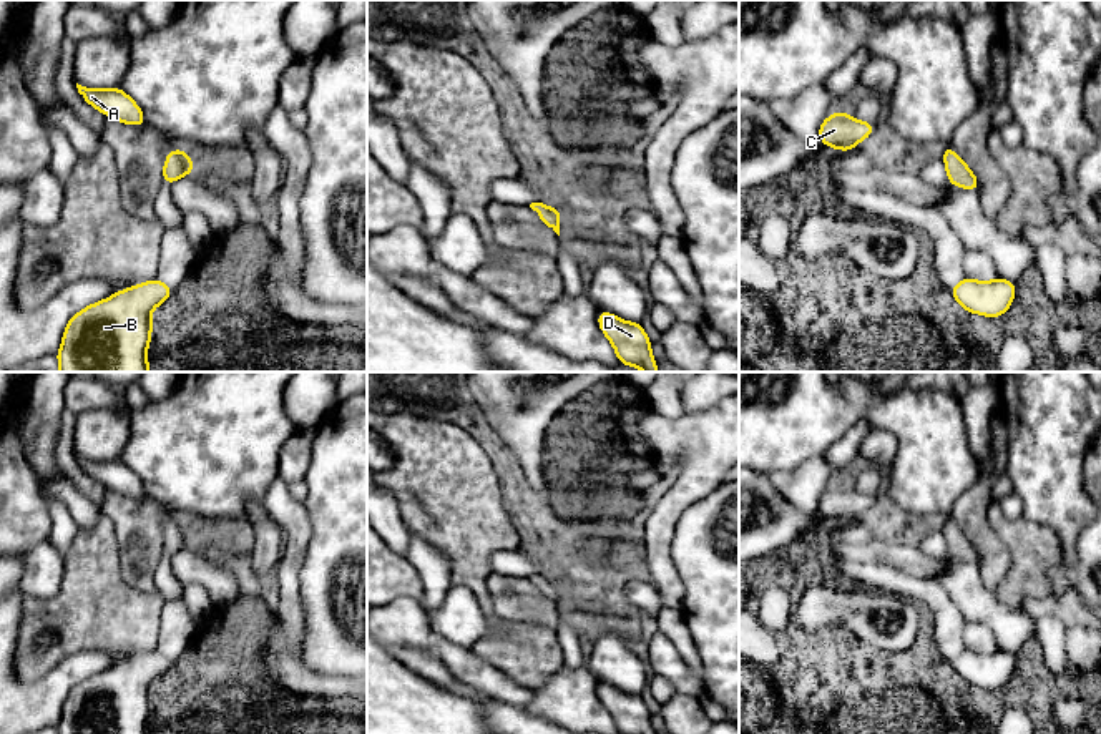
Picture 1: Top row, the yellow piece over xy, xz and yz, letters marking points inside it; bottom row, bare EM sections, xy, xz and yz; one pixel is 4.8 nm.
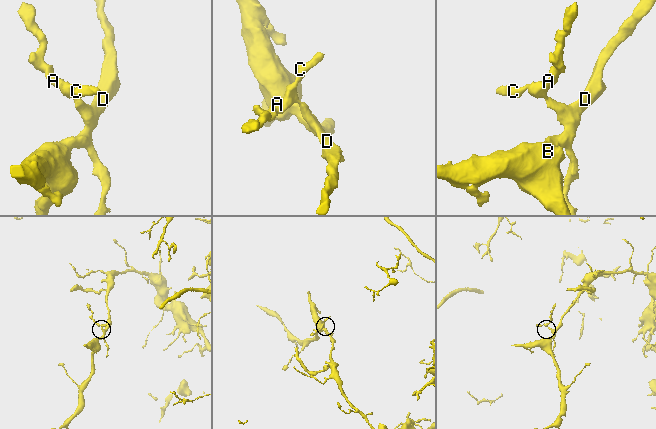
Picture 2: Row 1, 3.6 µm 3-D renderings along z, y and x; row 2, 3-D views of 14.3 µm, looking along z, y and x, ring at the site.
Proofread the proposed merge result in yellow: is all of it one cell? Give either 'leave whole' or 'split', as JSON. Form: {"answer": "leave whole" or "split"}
{"answer": "leave whole"}

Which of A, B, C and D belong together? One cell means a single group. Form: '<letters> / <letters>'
A B C D

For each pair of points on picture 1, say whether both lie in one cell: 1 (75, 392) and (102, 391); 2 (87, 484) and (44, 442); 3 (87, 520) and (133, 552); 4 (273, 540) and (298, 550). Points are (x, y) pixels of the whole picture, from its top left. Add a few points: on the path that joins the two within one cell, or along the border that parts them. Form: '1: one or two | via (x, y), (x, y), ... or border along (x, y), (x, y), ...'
1: one | via (82, 392), (95, 392)
2: two | border along (60, 414), (55, 465), (75, 485)
3: two | border along (103, 504), (102, 515)
4: two | border along (264, 508), (281, 530), (281, 555), (274, 568)

